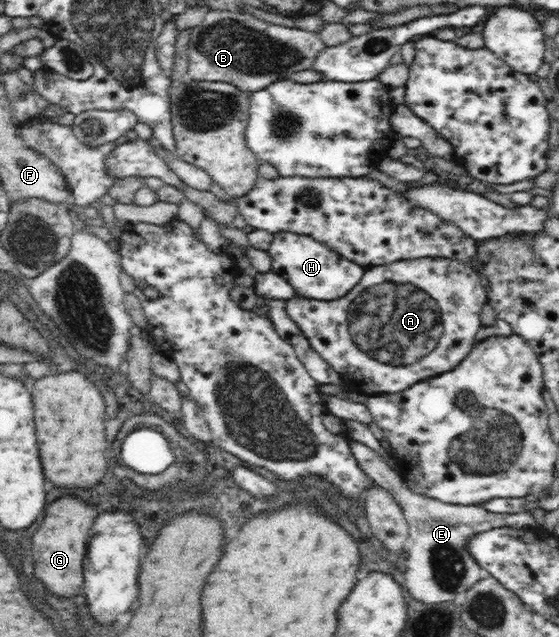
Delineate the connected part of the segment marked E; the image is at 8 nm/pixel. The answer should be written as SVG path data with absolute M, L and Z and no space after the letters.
M347 439L350 450L370 479L382 488L391 492L391 496L401 506L405 519L409 524L409 533L413 539L408 551L407 571L405 571L405 587L407 591L421 603L443 603L461 599L470 587L479 580L487 579L489 572L477 564L477 560L467 550L467 539L473 535L485 533L497 527L510 527L516 531L536 529L533 514L529 511L521 513L495 513L487 511L481 505L455 505L443 503L433 497L425 497L408 488L408 483L400 475L399 469L385 464L385 459L375 450L356 440Z

